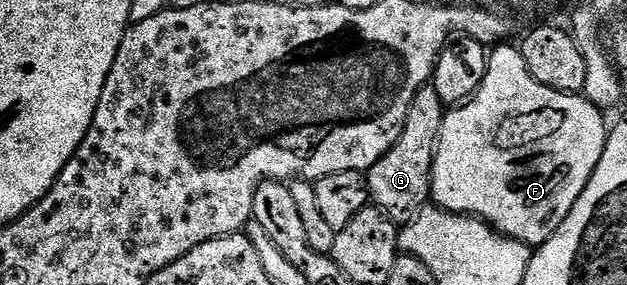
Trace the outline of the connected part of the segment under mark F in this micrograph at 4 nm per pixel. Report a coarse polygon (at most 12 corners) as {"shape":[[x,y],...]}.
{"shape":[[489,53],[445,113],[431,201],[539,248],[610,130]]}

